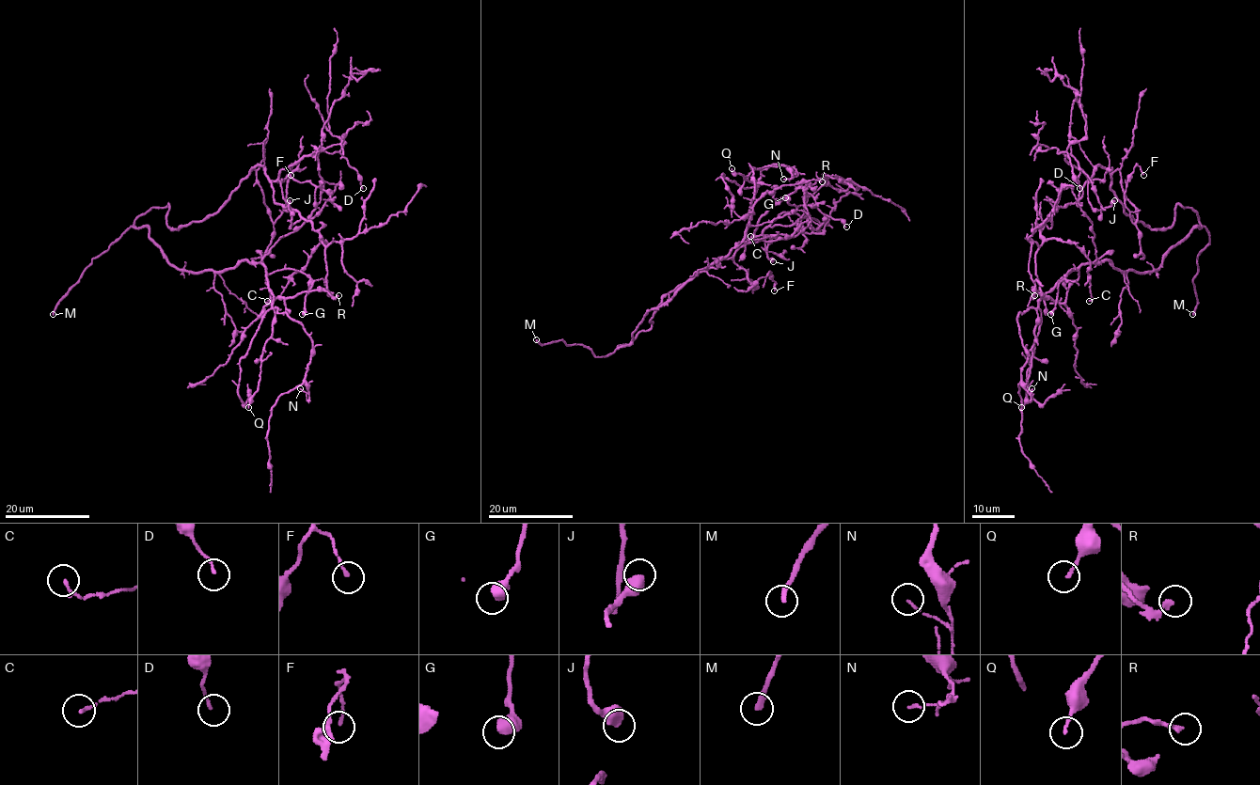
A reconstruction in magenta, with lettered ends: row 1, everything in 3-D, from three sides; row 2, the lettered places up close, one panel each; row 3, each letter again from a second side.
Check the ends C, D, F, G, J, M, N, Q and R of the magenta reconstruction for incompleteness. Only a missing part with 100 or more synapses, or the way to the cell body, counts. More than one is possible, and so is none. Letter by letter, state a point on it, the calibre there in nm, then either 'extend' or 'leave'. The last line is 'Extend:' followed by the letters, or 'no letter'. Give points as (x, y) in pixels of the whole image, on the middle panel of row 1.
C: at (750, 236); 160 nm thick; leave
D: at (846, 227); 120 nm thick; leave
F: at (774, 290); 130 nm thick; leave
G: at (785, 197); 600 nm thick; leave
J: at (773, 261); 550 nm thick; leave
M: at (536, 339); 240 nm thick; extend
N: at (783, 179); 90 nm thick; leave
Q: at (732, 168); 140 nm thick; leave
R: at (822, 181); 200 nm thick; leave
Extend: M

